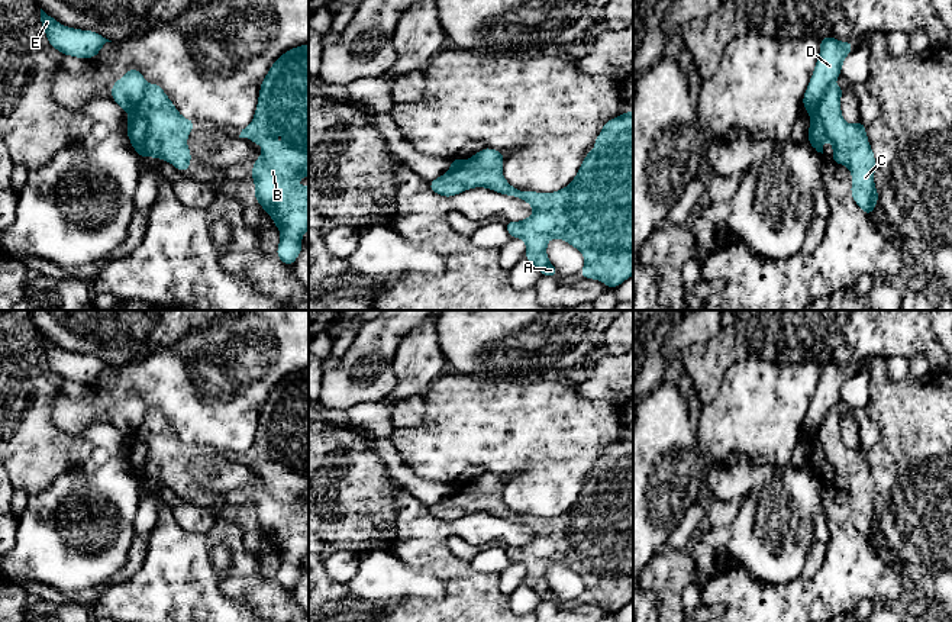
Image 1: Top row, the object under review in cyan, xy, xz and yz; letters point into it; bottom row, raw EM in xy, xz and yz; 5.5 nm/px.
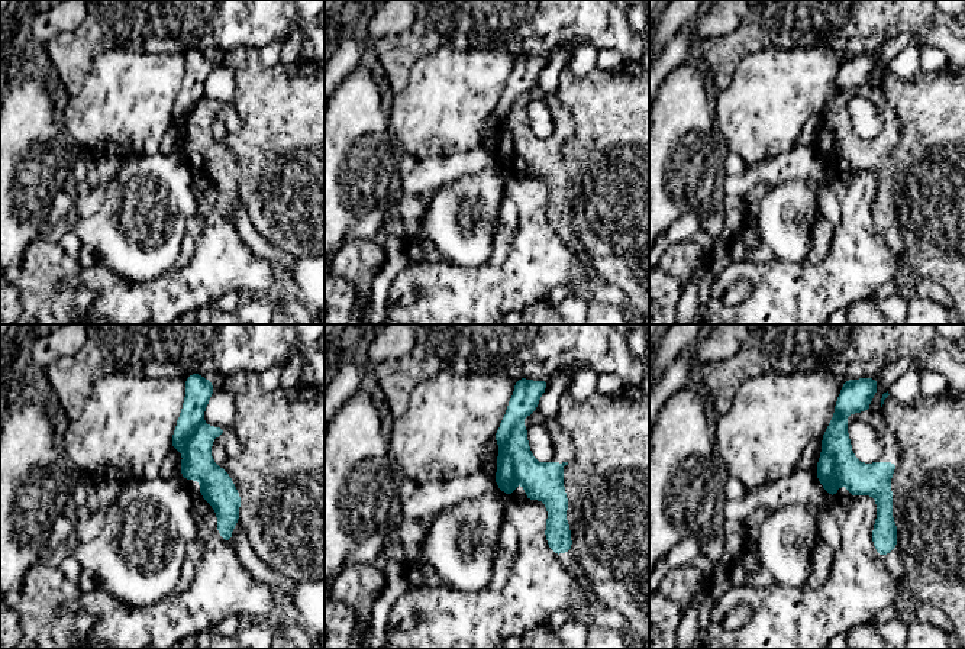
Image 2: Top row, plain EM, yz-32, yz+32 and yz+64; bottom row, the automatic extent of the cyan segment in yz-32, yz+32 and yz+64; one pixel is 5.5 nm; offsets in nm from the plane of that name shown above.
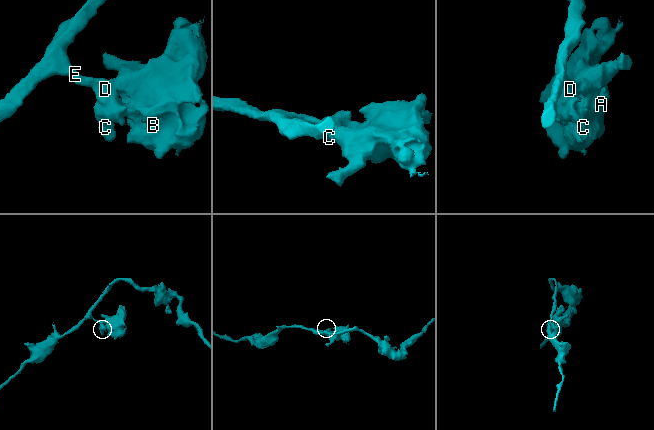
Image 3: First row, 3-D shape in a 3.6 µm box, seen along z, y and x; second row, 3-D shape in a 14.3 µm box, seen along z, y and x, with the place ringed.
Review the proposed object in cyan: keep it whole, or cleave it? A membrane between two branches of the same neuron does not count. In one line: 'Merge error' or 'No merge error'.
Merge error

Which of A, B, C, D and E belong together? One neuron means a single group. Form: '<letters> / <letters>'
A B C / D E

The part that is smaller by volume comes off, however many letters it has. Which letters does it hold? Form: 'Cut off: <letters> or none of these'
Cut off: A, B, C

